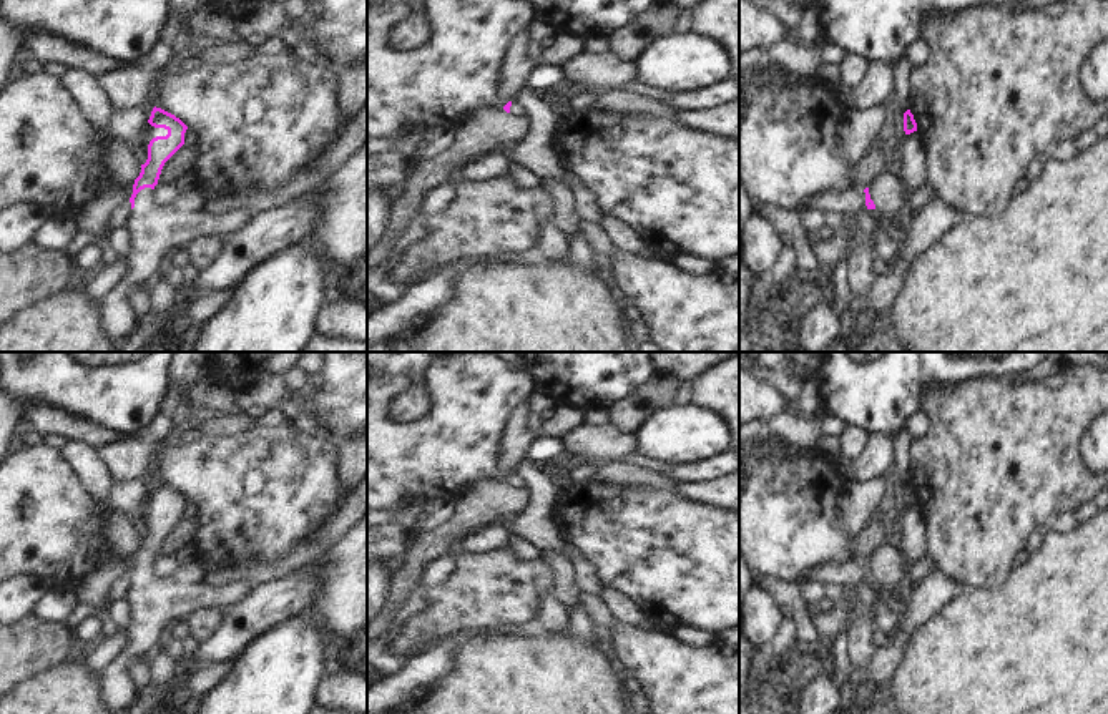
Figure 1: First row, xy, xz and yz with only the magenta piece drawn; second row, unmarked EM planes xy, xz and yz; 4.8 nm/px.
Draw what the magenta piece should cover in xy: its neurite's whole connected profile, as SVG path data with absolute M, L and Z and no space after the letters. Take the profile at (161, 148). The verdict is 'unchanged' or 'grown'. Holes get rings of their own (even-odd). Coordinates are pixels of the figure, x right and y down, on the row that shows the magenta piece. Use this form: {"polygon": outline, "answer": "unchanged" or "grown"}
{"polygon": "M156 106L148 123L154 128L164 128L168 134L150 141L148 159L141 164L141 173L133 184L130 198L133 211L128 219L131 249L126 254L130 271L125 281L100 301L103 329L118 344L140 322L128 302L131 291L150 277L159 276L158 266L169 247L183 247L193 237L209 232L218 232L224 239L231 237L254 218L254 213L246 208L224 214L211 213L201 188L184 193L173 204L161 203L154 186L164 163L184 144L188 126Z", "answer": "grown"}

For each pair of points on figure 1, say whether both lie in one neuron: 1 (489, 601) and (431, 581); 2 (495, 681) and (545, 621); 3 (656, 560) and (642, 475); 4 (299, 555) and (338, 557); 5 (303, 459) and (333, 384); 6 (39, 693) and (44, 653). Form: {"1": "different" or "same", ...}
{"1": "different", "2": "different", "3": "different", "4": "different", "5": "different", "6": "different"}

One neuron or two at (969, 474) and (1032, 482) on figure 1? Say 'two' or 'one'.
one

